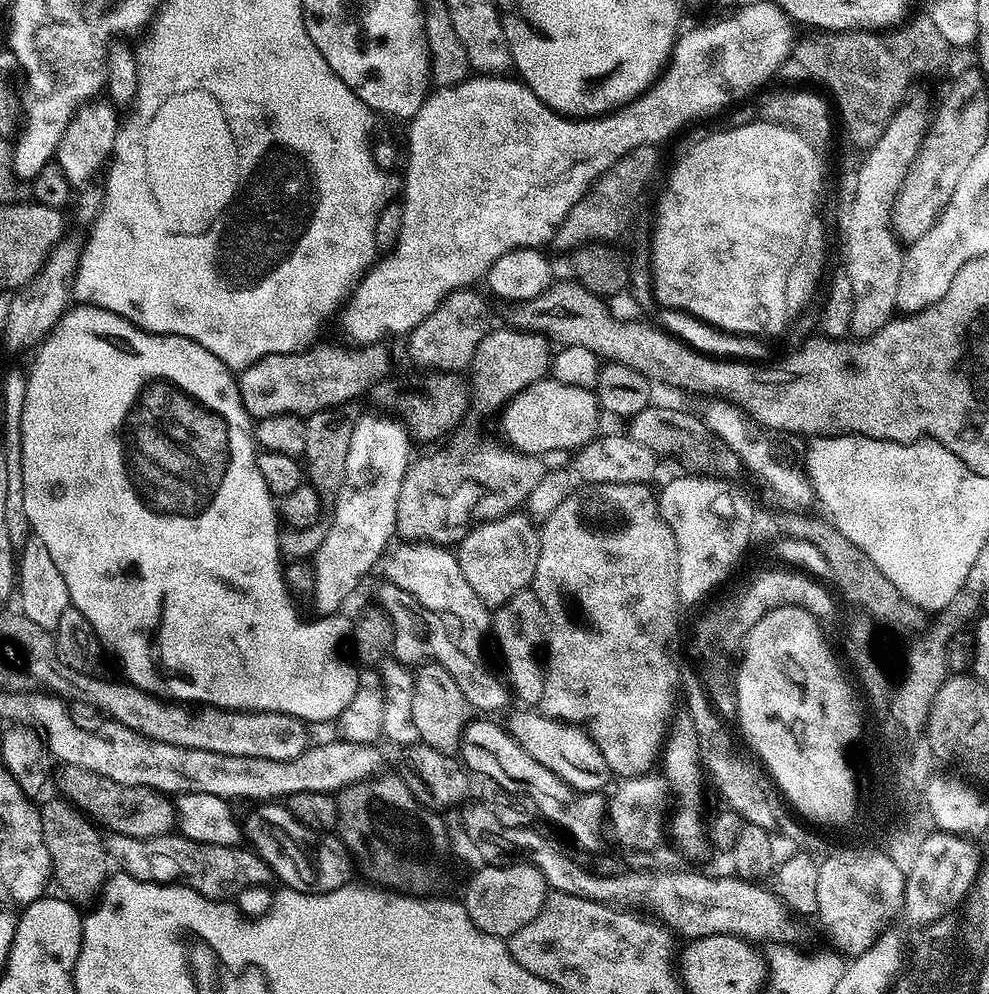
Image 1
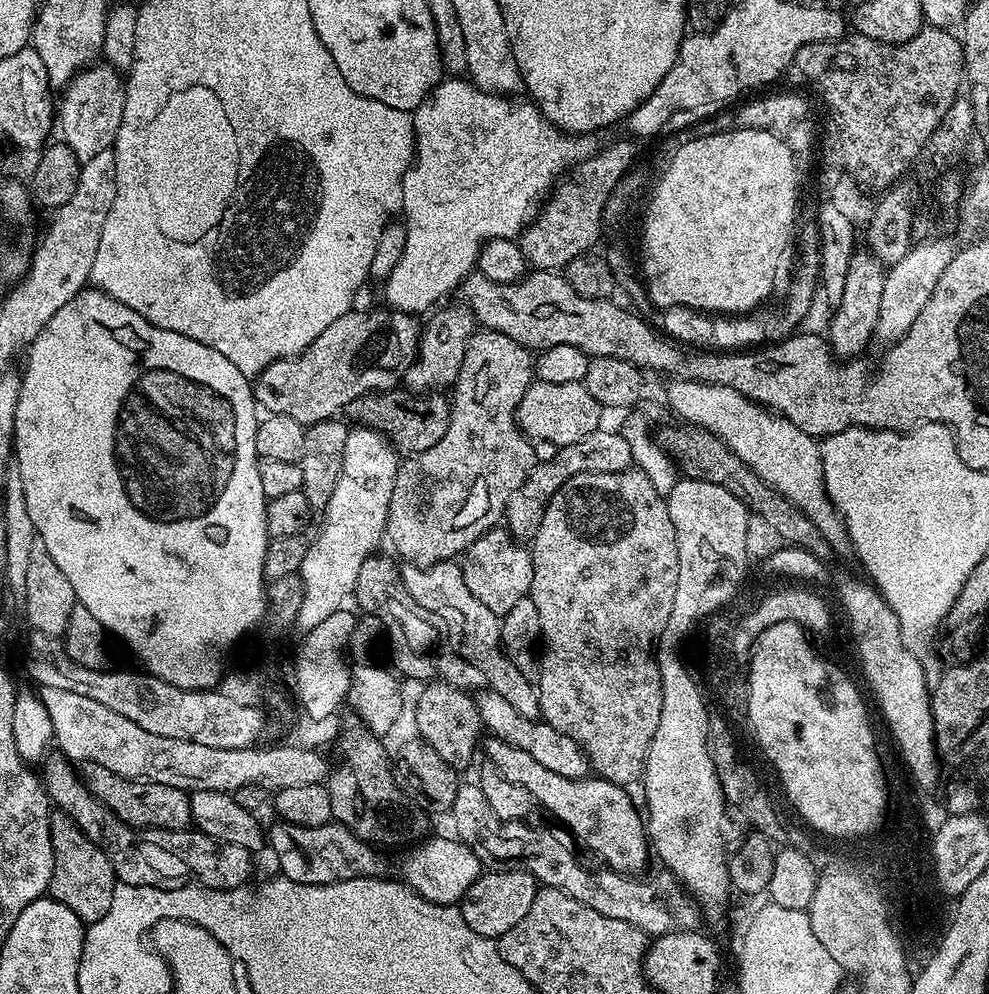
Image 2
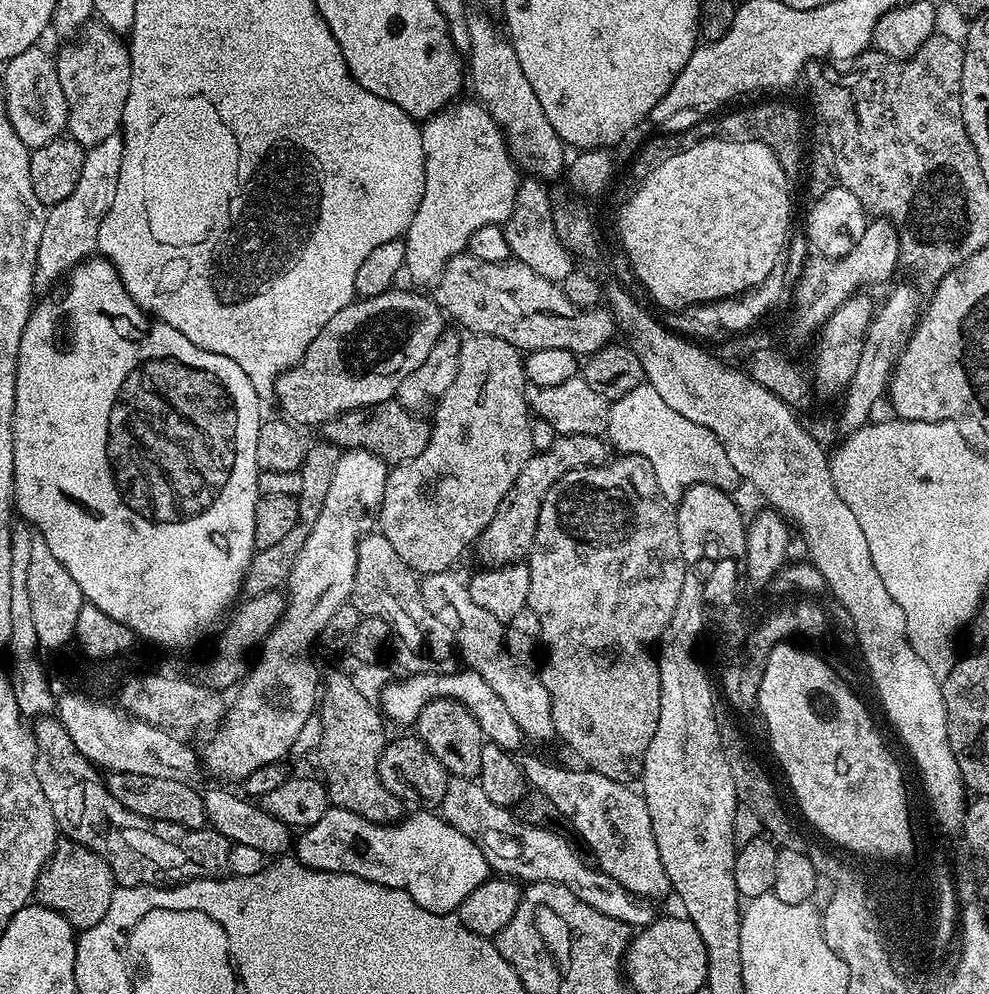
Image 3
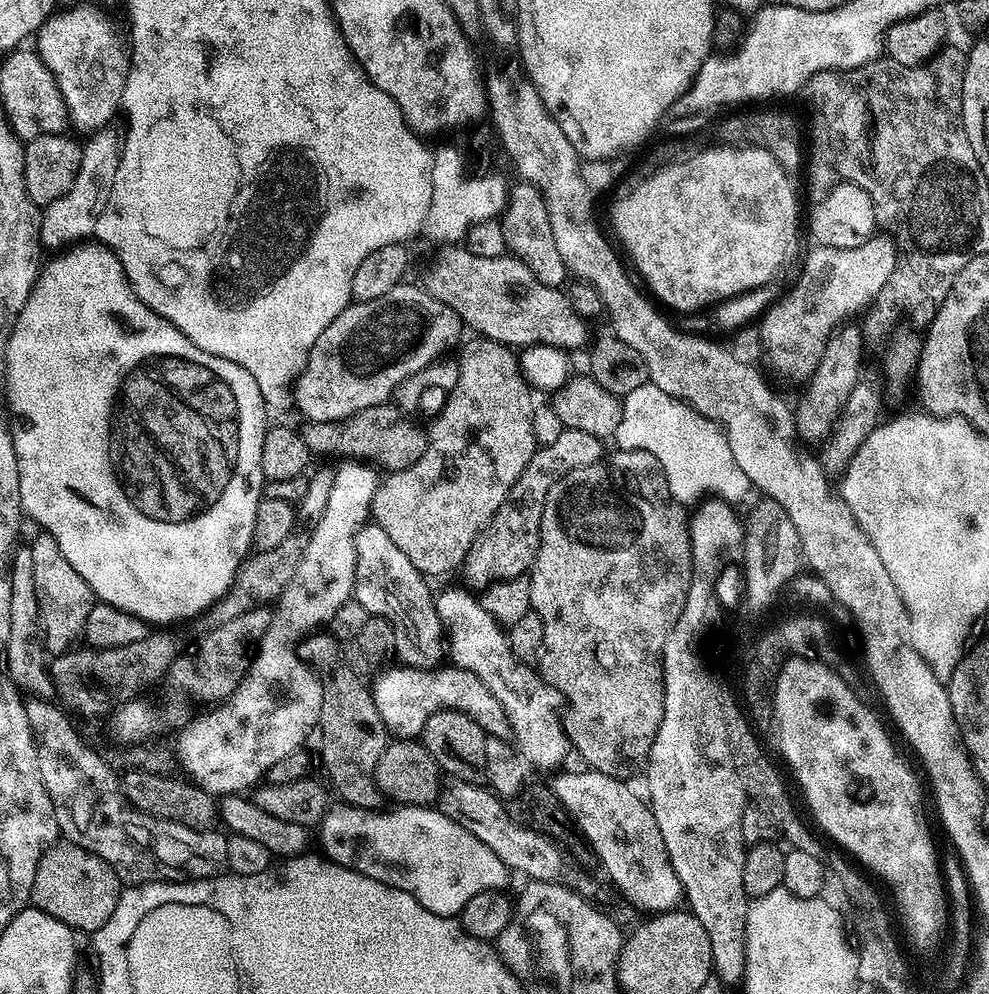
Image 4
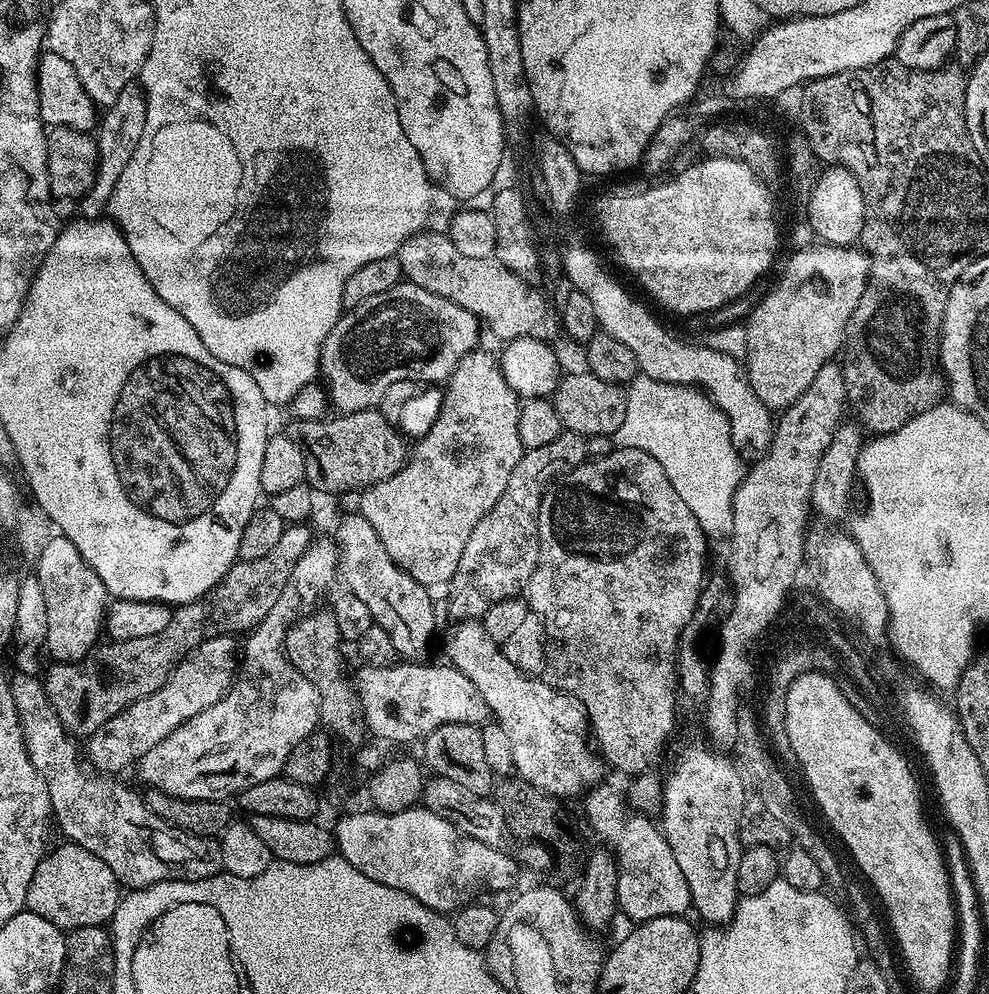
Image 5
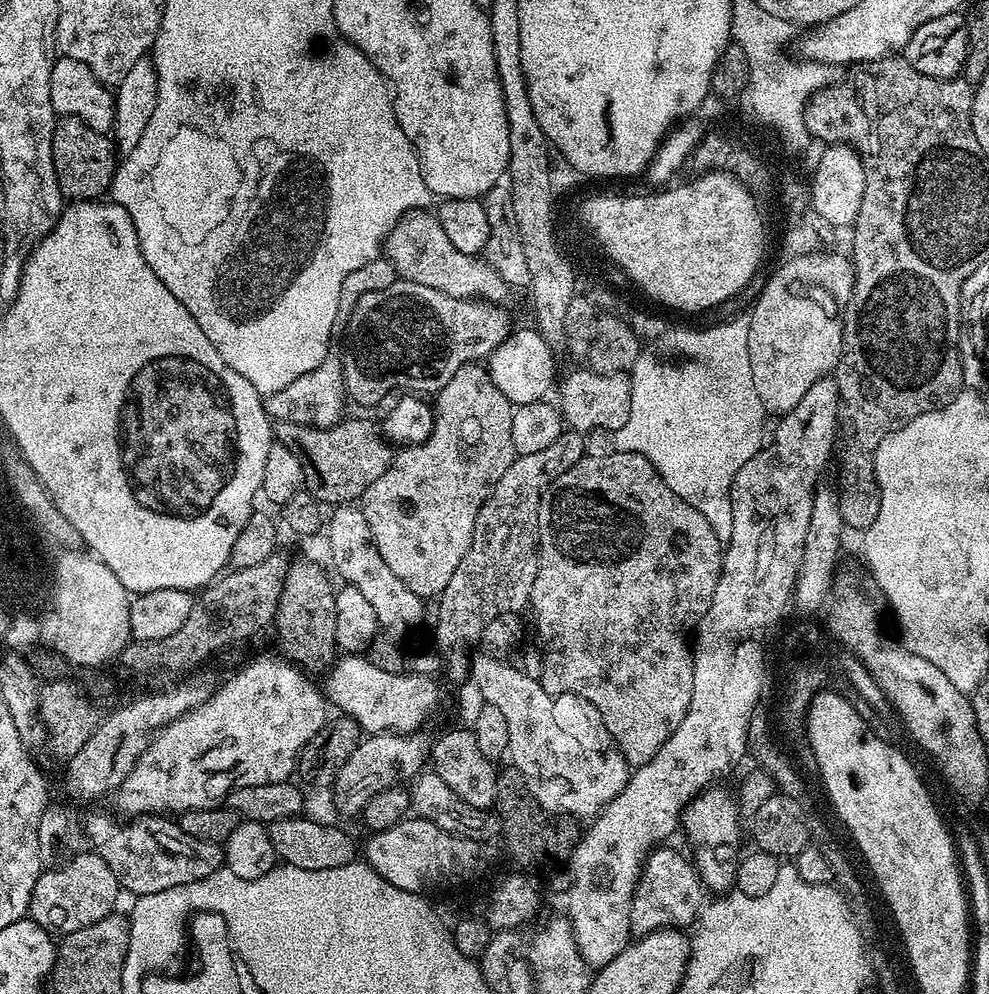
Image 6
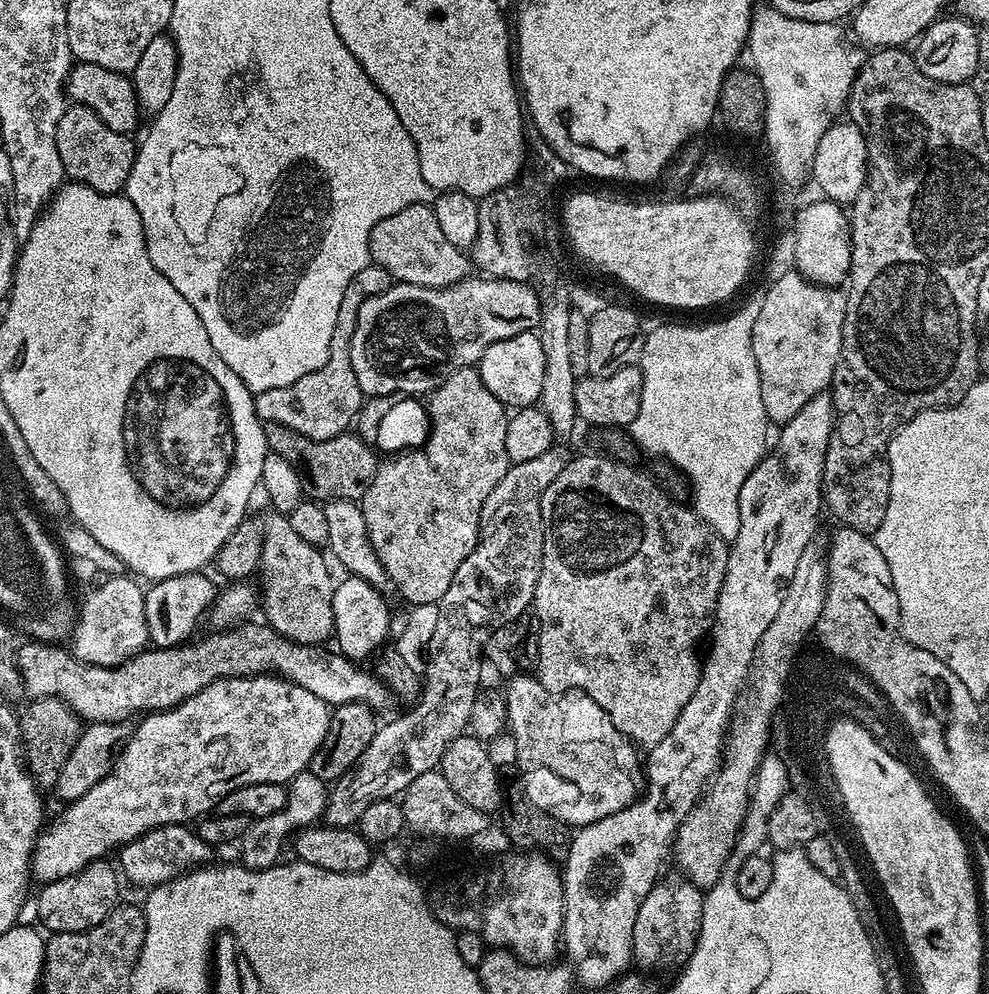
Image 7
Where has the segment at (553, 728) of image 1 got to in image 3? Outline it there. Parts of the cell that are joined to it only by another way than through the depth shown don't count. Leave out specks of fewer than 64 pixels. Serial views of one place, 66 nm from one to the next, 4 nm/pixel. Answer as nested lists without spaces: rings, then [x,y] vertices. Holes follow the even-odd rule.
[[[433,670],[405,675],[403,677],[405,680],[401,684],[389,682],[385,685],[384,691],[378,697],[379,707],[389,721],[397,720],[400,724],[412,726],[415,725],[416,719],[420,717],[425,706],[432,700],[456,700],[464,704],[466,710],[470,710],[470,714],[474,714],[478,726],[482,726],[485,737],[491,743],[497,744],[499,748],[504,748],[510,753],[515,753],[520,740],[525,739],[525,734],[518,726],[518,722],[514,722],[510,710],[506,710],[506,702],[498,698],[494,686],[489,686],[486,678],[482,678],[482,674],[471,670],[463,671],[438,673],[439,671]]]

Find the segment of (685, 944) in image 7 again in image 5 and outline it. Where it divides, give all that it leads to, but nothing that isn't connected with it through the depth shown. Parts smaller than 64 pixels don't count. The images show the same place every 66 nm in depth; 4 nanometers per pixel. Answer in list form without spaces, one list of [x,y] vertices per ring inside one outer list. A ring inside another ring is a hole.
[[[597,786],[589,788],[584,800],[584,812],[588,815],[588,824],[596,831],[600,840],[605,840],[607,847],[616,856],[616,900],[621,913],[632,919],[632,922],[643,922],[654,918],[666,918],[667,916],[684,916],[692,908],[692,895],[690,886],[686,882],[685,875],[678,866],[678,858],[674,858],[674,850],[670,850],[670,842],[666,842],[663,831],[652,821],[651,815],[639,810],[633,810],[629,801],[624,800],[612,788]]]

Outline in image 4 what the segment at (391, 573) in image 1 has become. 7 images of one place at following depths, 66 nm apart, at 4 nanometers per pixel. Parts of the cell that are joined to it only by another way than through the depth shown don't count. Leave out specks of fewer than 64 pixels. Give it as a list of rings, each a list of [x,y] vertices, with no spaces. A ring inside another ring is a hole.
[[[448,588],[441,596],[439,593],[435,597],[436,612],[444,622],[448,656],[452,659],[449,661],[455,667],[470,670],[470,674],[478,674],[478,678],[482,678],[482,682],[486,684],[486,690],[490,690],[490,694],[498,698],[498,702],[502,704],[504,717],[508,720],[510,736],[515,743],[516,751],[533,769],[556,767],[559,769],[561,767],[559,764],[567,758],[568,752],[570,756],[570,741],[567,732],[564,731],[562,719],[562,709],[566,704],[563,694],[544,681],[535,667],[520,663],[520,659],[510,650],[505,629],[497,624],[494,618],[490,618],[490,614],[486,614],[479,599],[471,591],[460,588]]]

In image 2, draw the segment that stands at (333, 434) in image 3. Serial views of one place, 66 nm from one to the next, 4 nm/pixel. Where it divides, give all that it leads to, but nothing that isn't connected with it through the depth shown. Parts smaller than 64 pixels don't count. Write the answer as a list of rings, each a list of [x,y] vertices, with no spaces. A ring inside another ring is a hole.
[[[400,386],[390,388],[386,392],[367,392],[354,398],[354,402],[346,406],[347,419],[353,425],[381,432],[404,458],[430,450],[430,446],[438,446],[438,442],[442,442],[442,434],[446,434],[446,426],[450,426],[451,413],[449,397],[443,391],[430,391],[415,396]]]

